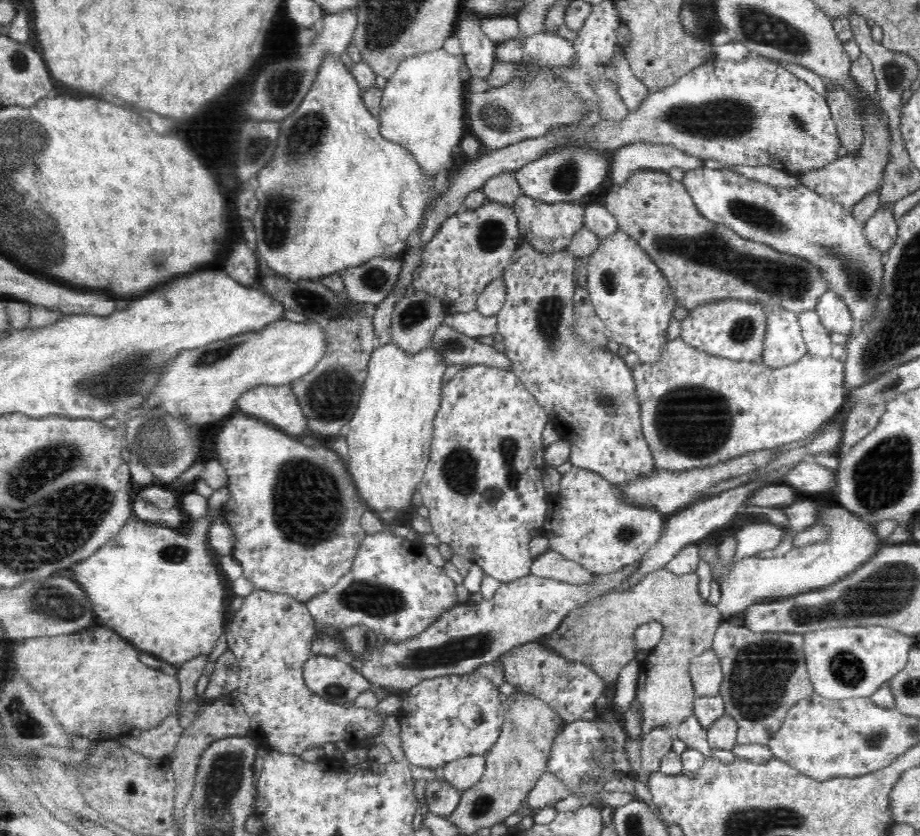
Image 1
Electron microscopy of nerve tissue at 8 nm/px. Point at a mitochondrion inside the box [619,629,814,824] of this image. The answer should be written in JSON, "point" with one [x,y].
{"point":[761,673]}

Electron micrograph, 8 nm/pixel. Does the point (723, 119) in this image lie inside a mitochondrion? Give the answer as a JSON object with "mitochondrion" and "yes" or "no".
{"mitochondrion":"yes"}

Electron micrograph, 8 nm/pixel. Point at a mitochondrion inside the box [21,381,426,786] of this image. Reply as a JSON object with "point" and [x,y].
{"point":[305,517]}

